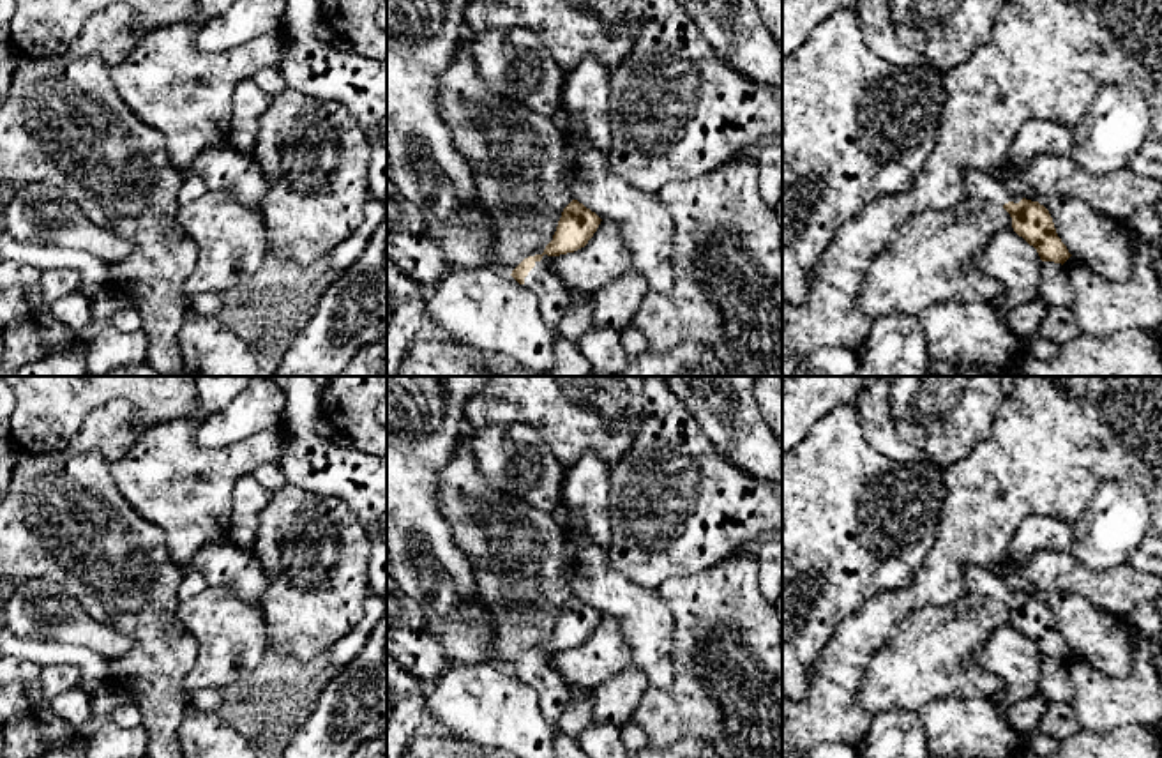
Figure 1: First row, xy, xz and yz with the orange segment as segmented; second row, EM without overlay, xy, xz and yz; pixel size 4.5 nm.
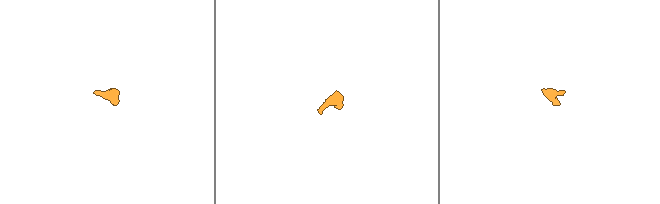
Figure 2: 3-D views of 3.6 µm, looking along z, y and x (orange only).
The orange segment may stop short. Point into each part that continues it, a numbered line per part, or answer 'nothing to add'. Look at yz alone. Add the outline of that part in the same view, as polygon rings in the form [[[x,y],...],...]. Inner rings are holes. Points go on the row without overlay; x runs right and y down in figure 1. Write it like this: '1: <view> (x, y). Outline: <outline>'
1: yz (986, 582). Outline: [[[966,565],[964,578],[968,592],[1005,601],[1008,597],[1019,599],[1024,592],[1012,590],[1001,578],[1000,571],[982,565]]]

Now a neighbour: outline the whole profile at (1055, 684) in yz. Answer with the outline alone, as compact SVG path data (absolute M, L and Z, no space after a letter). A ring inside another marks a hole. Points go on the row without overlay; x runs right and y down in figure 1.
M1042 657L1038 671L1038 693L1047 703L1074 701L1074 684L1068 677L1065 661L1054 657Z

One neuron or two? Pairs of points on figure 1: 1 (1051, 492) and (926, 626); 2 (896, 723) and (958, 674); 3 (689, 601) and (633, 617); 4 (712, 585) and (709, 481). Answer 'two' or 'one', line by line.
1: two
2: two
3: two
4: two

